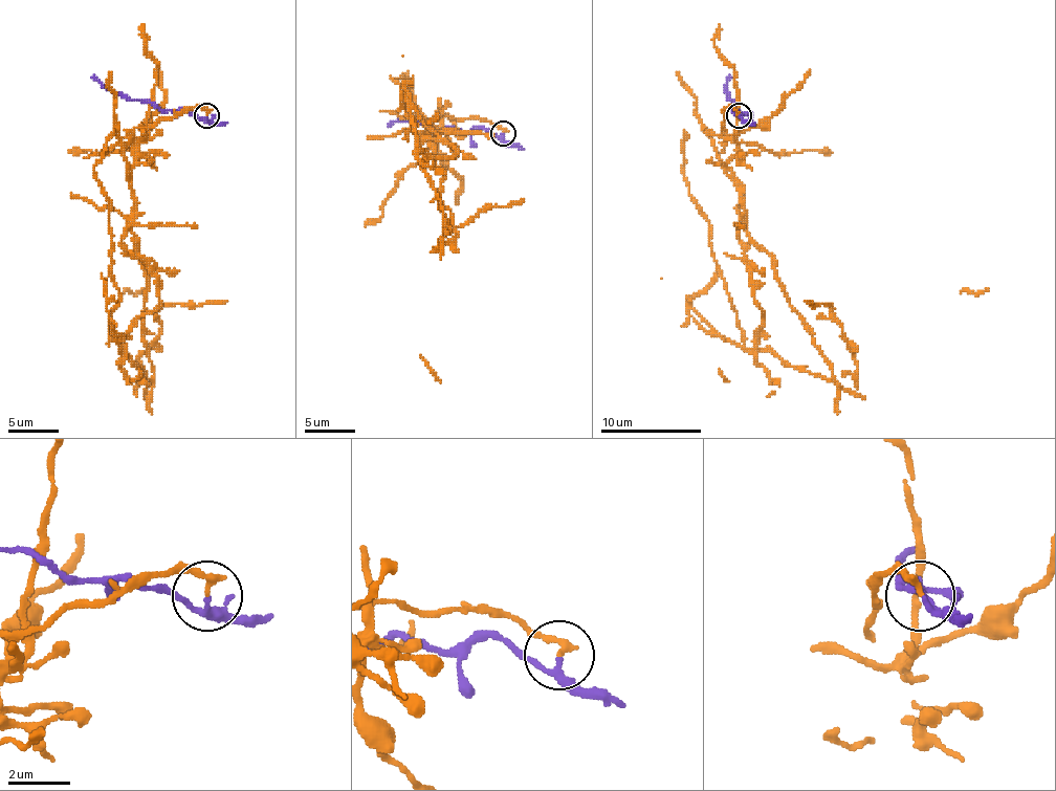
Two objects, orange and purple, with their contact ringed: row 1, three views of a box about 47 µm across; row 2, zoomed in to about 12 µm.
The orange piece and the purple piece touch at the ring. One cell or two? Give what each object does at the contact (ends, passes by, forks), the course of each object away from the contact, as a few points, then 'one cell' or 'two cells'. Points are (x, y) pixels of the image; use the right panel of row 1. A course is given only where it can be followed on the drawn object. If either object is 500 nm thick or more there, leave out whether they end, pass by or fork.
orange ends | purple passes by | orange via (740, 115), (722, 125), (762, 308), (752, 349), (691, 306), (719, 266), (684, 130) | purple via (740, 115), (734, 112), (736, 110), (731, 105), (736, 100), (729, 97), (727, 82), (731, 78) | two cells

